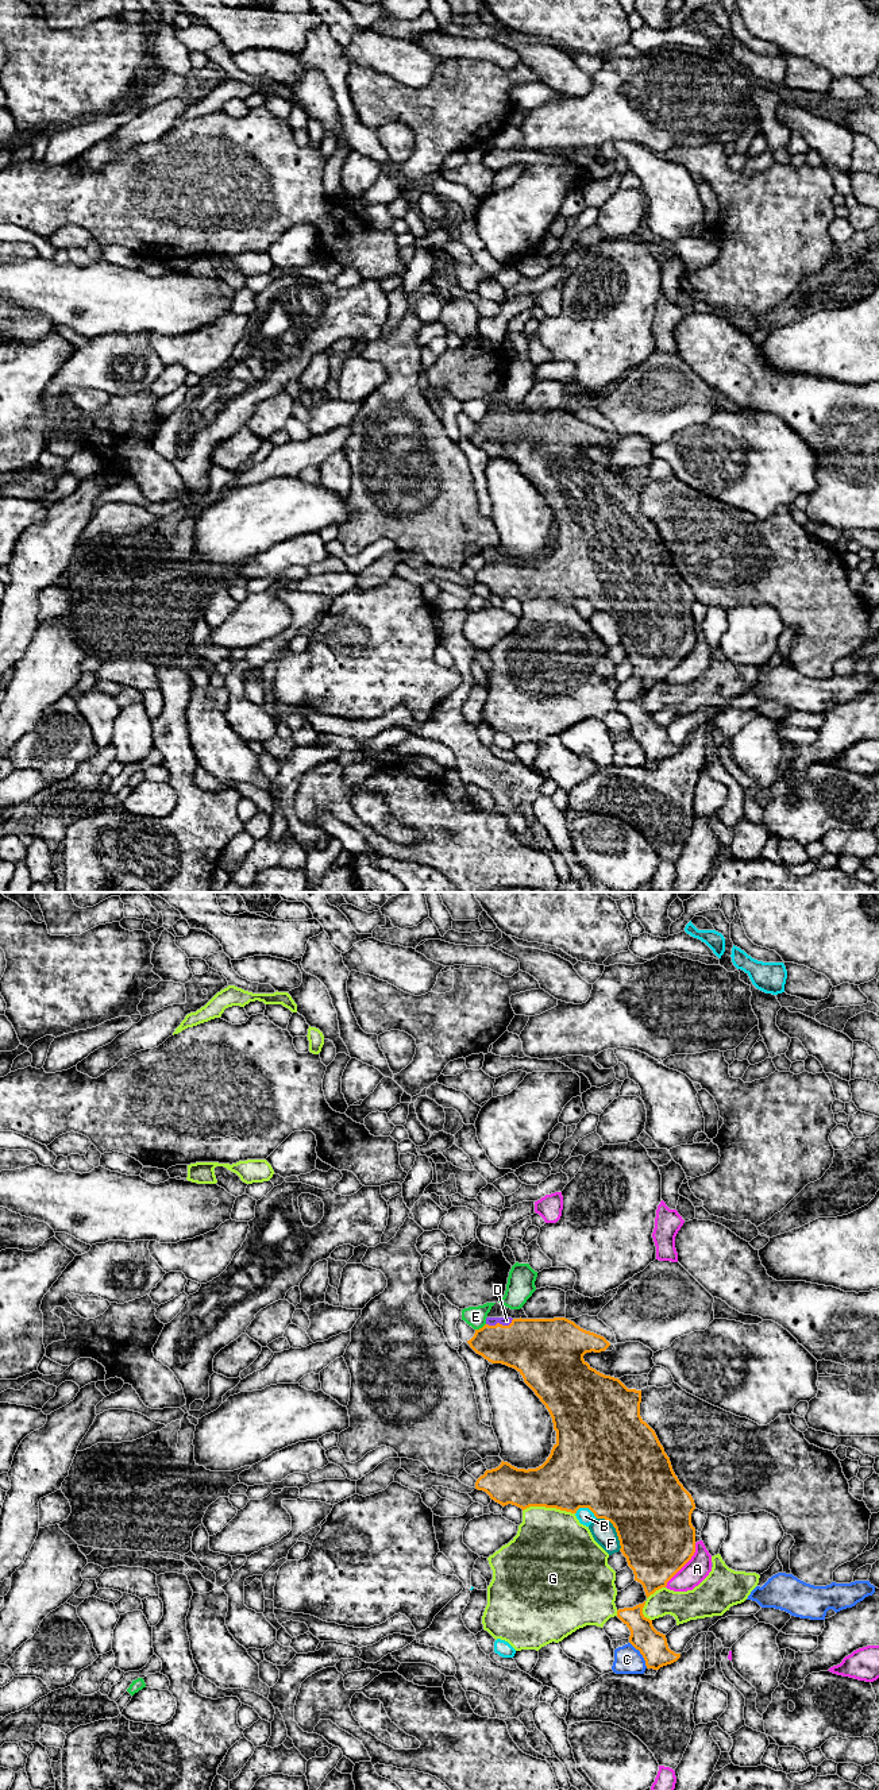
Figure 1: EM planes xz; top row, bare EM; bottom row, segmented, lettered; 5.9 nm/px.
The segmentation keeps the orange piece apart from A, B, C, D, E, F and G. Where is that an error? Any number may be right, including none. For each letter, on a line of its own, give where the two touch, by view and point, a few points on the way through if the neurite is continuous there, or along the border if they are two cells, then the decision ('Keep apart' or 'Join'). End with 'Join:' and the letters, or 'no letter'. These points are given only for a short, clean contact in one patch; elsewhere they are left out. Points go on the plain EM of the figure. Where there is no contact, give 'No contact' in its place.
A: Touches orange at xz (685, 656). Keep apart
B: Touches orange at xz (586, 600). Keep apart
C: Touches orange at xz (642, 747). Keep apart
D: Touches orange at xz (500, 417). Path across: xz (535, 440), (519, 436), (500, 417), (507, 413). Join
E: Touches orange at xz (480, 421). Keep apart
F: Touches orange at xz (616, 622). Keep apart
G: Touches orange at xz (548, 600). Keep apart
Join: D

